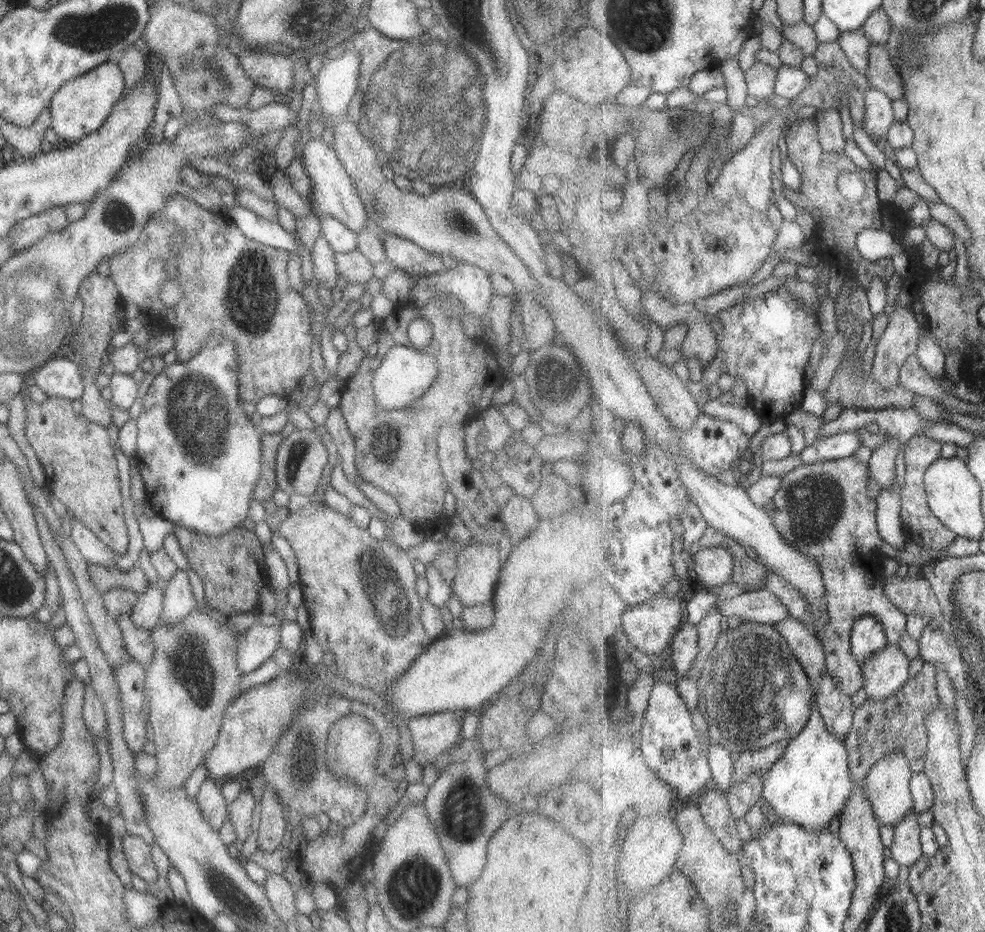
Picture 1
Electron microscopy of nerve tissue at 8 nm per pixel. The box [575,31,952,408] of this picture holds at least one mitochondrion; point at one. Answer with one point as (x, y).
(918, 59)

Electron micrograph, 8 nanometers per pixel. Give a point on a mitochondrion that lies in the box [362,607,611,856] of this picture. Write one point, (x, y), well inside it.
(459, 823)

